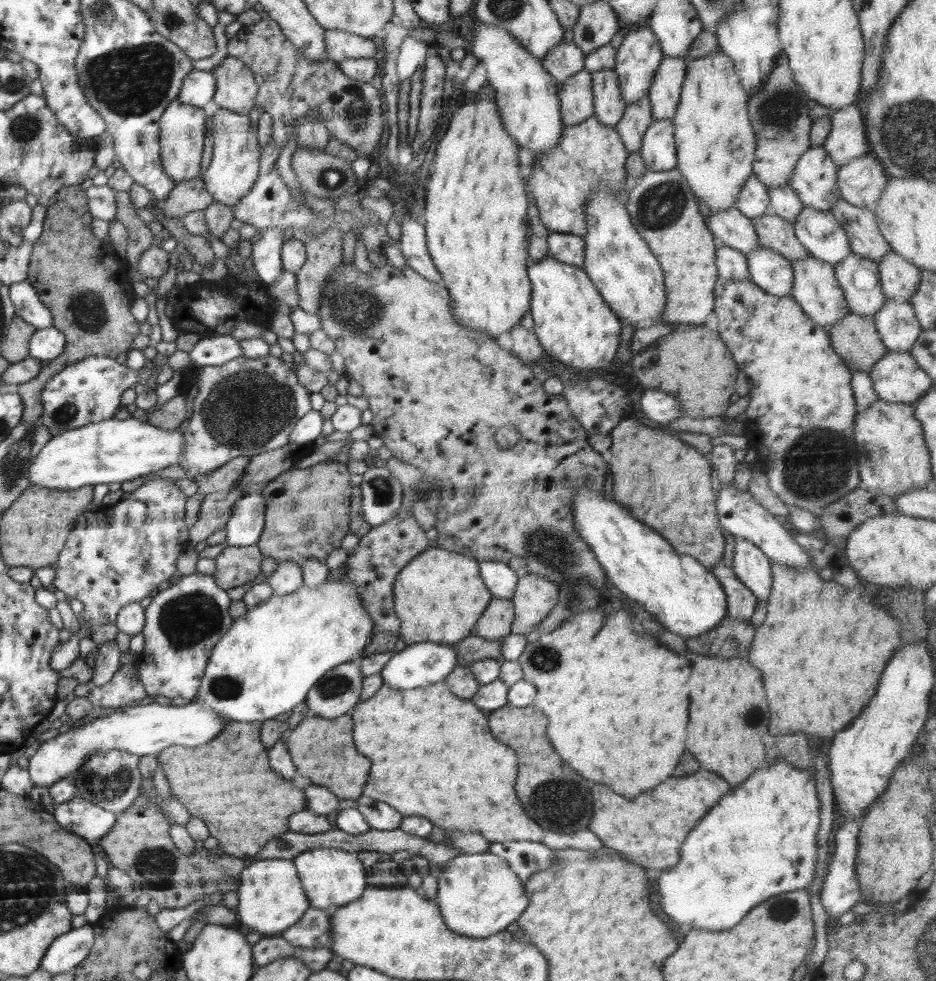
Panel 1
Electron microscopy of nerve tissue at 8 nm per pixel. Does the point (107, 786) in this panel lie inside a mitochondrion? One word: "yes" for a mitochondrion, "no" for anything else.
yes

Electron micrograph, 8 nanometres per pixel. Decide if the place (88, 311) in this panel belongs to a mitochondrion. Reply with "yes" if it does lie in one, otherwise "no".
yes

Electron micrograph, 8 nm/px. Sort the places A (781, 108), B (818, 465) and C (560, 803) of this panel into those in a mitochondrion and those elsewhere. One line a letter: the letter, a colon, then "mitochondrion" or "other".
A: mitochondrion
B: mitochondrion
C: mitochondrion

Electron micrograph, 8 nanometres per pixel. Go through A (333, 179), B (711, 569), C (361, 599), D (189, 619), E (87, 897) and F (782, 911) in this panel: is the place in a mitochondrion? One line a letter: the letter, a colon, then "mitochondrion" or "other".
A: mitochondrion
B: other
C: other
D: mitochondrion
E: other
F: mitochondrion

